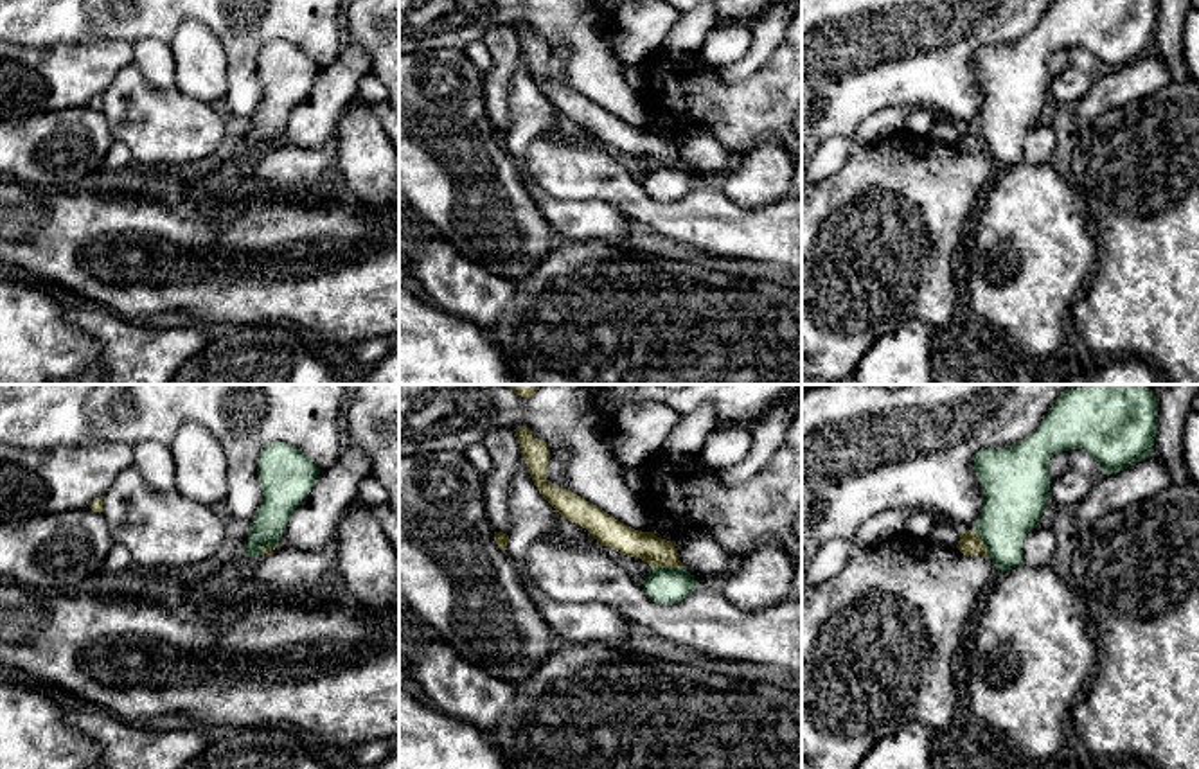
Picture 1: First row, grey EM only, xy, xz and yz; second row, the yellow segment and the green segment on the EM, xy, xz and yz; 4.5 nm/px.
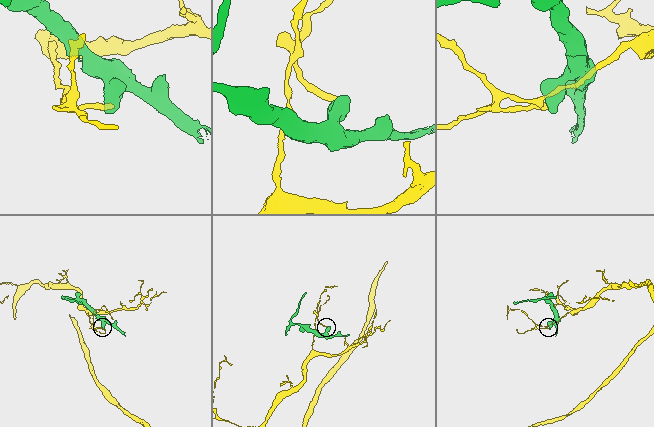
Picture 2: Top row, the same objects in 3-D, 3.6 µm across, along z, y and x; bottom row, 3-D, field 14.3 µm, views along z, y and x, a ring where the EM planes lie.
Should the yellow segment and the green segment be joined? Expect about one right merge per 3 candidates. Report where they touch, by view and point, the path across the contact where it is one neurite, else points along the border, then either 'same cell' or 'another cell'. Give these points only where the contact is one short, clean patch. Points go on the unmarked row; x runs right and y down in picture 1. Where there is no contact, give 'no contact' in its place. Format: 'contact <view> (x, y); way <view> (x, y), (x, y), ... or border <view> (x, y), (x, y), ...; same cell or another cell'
contact xz (666, 164); border xz (651, 162), (680, 166); another cell

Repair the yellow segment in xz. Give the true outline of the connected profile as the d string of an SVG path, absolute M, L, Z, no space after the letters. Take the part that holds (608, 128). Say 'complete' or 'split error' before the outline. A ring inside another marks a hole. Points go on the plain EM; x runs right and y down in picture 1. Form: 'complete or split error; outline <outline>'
complete; outline M518 23L514 29L534 83L555 110L586 126L600 144L642 156L649 164L681 165L676 138L660 137L653 129L635 128L572 88L550 81L546 77L548 43L539 40L527 23Z

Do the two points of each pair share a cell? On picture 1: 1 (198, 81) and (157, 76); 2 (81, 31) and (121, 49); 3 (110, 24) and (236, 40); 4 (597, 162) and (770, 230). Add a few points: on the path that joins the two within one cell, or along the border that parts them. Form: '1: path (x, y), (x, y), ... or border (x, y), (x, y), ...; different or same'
1: border (168, 44), (175, 60), (177, 85); different
2: border (99, 36), (90, 42), (56, 45); different
3: path (141, 24), (150, 18), (205, 18); same
4: path (637, 198), (658, 216), (707, 220), (727, 230); same

